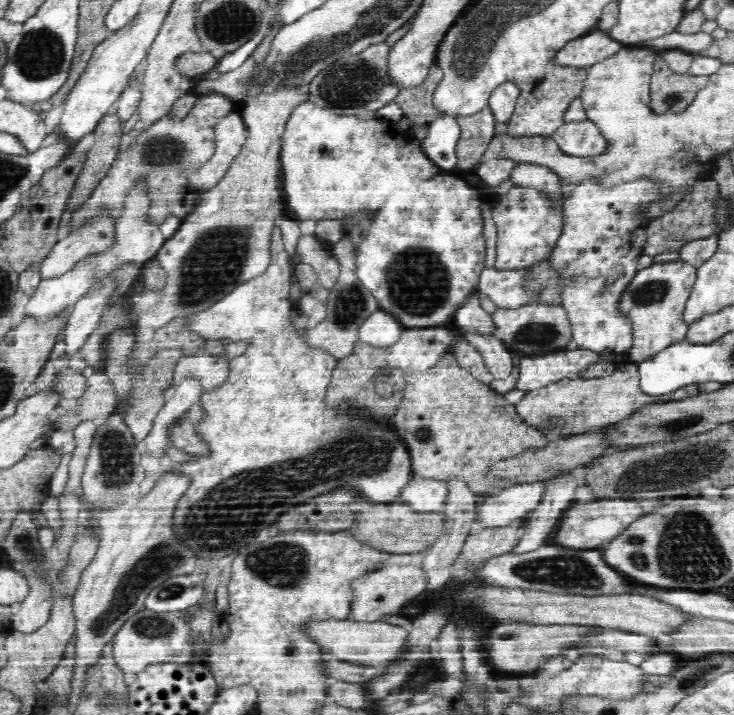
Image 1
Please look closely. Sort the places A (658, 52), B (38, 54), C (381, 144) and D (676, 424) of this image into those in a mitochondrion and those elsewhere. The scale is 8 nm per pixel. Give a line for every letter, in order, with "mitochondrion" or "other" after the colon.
A: other
B: mitochondrion
C: other
D: mitochondrion

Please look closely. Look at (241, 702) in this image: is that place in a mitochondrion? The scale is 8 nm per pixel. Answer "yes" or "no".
no

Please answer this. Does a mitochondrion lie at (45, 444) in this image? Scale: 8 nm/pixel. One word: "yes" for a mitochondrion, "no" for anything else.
no

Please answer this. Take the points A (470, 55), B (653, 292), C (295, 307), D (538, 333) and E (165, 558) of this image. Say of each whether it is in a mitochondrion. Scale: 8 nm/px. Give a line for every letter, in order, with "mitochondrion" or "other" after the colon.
A: mitochondrion
B: mitochondrion
C: other
D: mitochondrion
E: mitochondrion

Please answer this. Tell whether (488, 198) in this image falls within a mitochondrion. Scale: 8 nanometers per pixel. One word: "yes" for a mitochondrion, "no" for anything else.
no

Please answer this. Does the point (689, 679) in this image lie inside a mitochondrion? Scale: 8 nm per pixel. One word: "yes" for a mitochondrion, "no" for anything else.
yes

